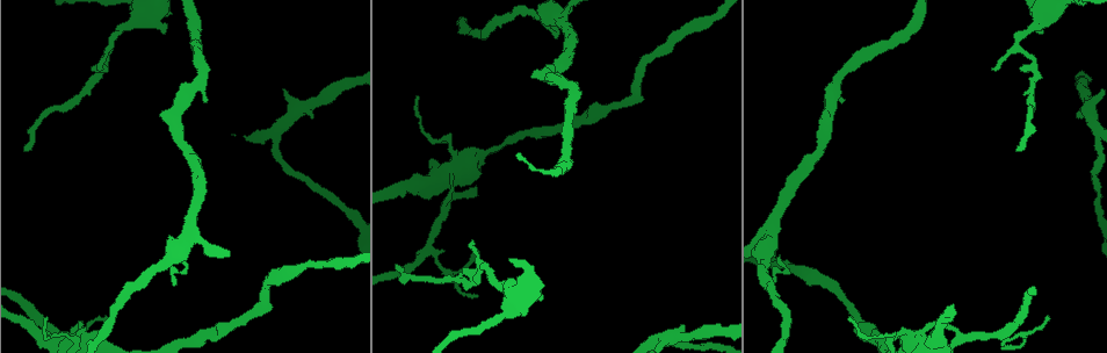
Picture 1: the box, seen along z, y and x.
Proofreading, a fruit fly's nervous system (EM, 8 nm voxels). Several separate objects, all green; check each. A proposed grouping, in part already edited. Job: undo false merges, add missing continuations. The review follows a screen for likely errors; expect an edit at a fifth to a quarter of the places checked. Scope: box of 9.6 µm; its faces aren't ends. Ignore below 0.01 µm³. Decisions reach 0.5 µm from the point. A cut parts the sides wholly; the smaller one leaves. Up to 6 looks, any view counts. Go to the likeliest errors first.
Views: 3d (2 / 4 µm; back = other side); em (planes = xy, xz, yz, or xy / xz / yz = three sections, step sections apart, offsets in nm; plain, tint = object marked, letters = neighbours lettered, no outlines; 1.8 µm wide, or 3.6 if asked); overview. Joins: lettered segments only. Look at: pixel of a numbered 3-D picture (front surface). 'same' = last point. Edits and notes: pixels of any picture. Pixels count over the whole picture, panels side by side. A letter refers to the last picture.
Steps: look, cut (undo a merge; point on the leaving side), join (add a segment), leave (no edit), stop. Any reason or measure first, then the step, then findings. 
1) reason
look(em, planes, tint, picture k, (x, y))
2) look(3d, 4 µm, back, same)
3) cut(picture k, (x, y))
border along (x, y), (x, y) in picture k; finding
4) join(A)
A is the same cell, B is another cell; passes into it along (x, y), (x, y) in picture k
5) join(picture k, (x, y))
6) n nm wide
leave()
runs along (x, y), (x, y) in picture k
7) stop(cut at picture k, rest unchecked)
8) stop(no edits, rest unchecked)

look(3d, 2 µm, back, picture 1, (768, 245))

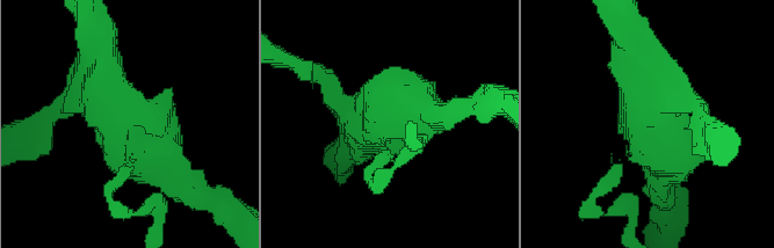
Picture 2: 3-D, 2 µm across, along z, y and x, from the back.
need the tissue
look(em, 3.6 µm, planes, tint, picture 2, (382, 123))

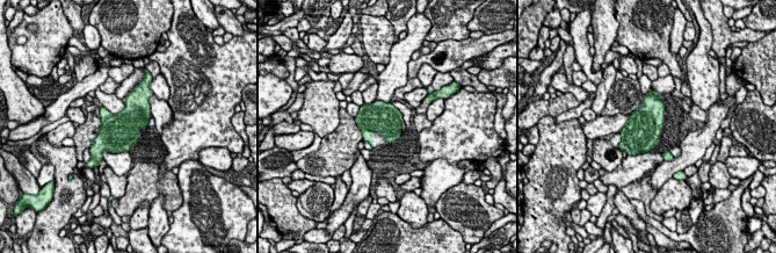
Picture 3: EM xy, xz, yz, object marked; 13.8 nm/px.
look(em, 3.6 µm, planes, letters, same)

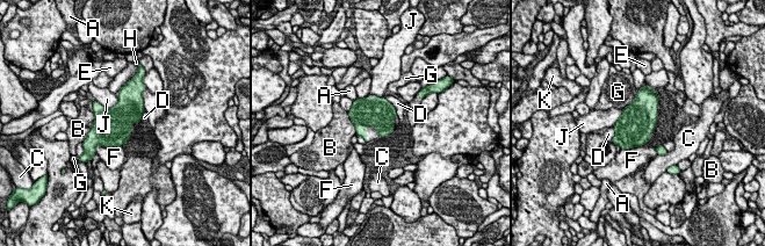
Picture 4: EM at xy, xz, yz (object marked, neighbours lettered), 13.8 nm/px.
440 nm wide
leave()
A, B, C, D, E, F, G, H, J and K are other cells; border along (384, 96), (395, 108), (397, 116) in picture 4; continuous, no second neuron

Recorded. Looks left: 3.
an open end
look(em, 3.6 µm, xy, step 16, letters, picture 1, (1038, 32))

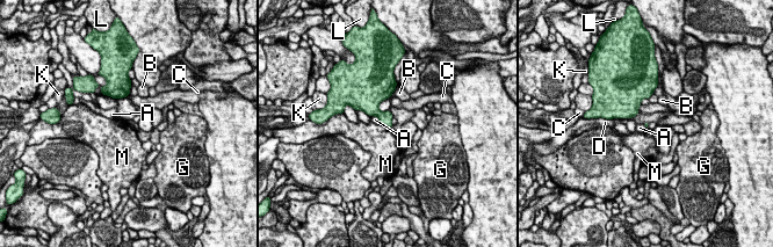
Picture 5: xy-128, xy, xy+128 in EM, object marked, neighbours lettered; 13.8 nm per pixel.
cut it another way
look(em, 3.6 µm, planes, letters, same)

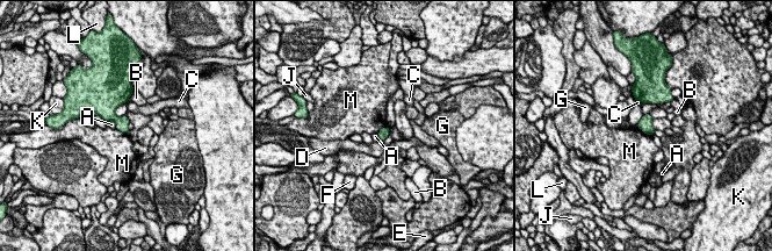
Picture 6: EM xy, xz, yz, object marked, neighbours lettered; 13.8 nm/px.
140 nm wide
leave()
A, B, C, D, E, F, G, J, K, L and M are other cells; border along (637, 126), (651, 136) in picture 6; no lettered segment goes on from it

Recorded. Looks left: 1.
thin end
look(em, planes, letters, picture 1, (851, 318))

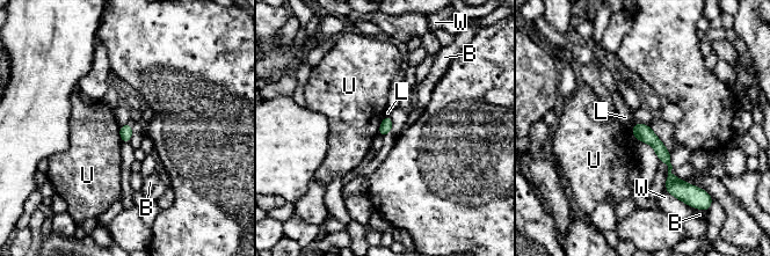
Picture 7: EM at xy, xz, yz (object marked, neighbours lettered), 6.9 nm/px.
U touches over 150 nm
leave()
B, L, U and W are other cells; none of them fits

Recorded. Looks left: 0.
stop(no edits, rest unchecked)

